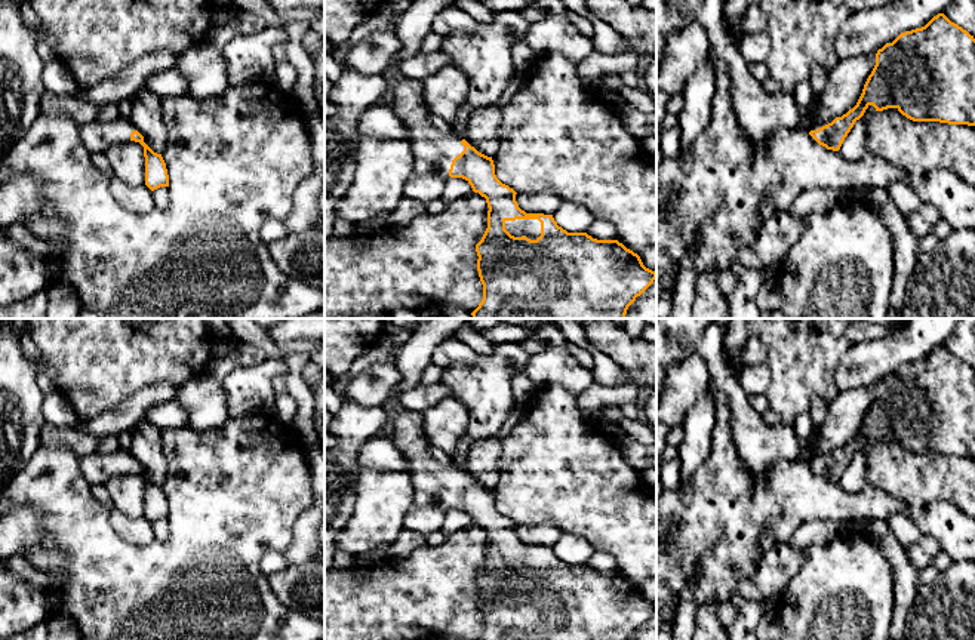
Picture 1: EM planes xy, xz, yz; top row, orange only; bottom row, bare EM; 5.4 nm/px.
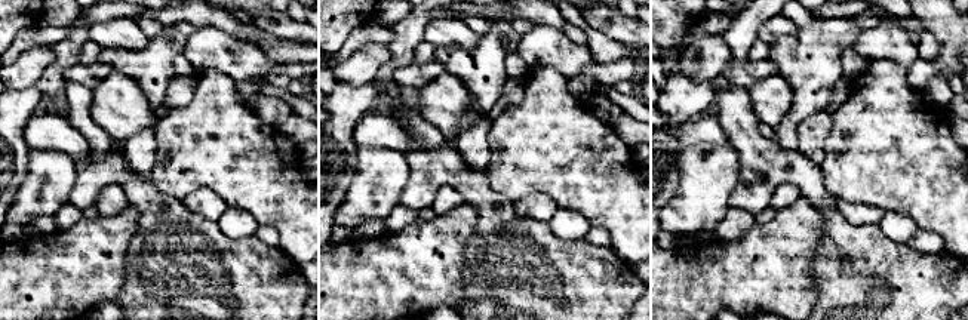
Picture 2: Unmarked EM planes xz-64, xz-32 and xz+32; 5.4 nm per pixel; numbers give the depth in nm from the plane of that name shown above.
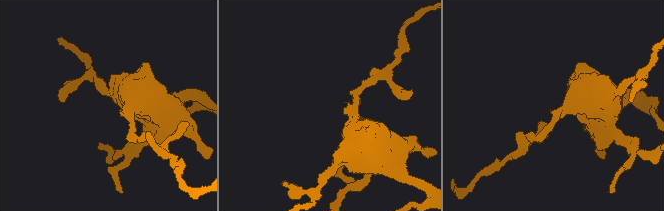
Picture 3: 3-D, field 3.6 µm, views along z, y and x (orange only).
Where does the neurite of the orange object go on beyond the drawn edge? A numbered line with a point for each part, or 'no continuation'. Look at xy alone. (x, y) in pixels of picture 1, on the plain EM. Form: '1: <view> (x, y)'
1: xy (97, 468)

